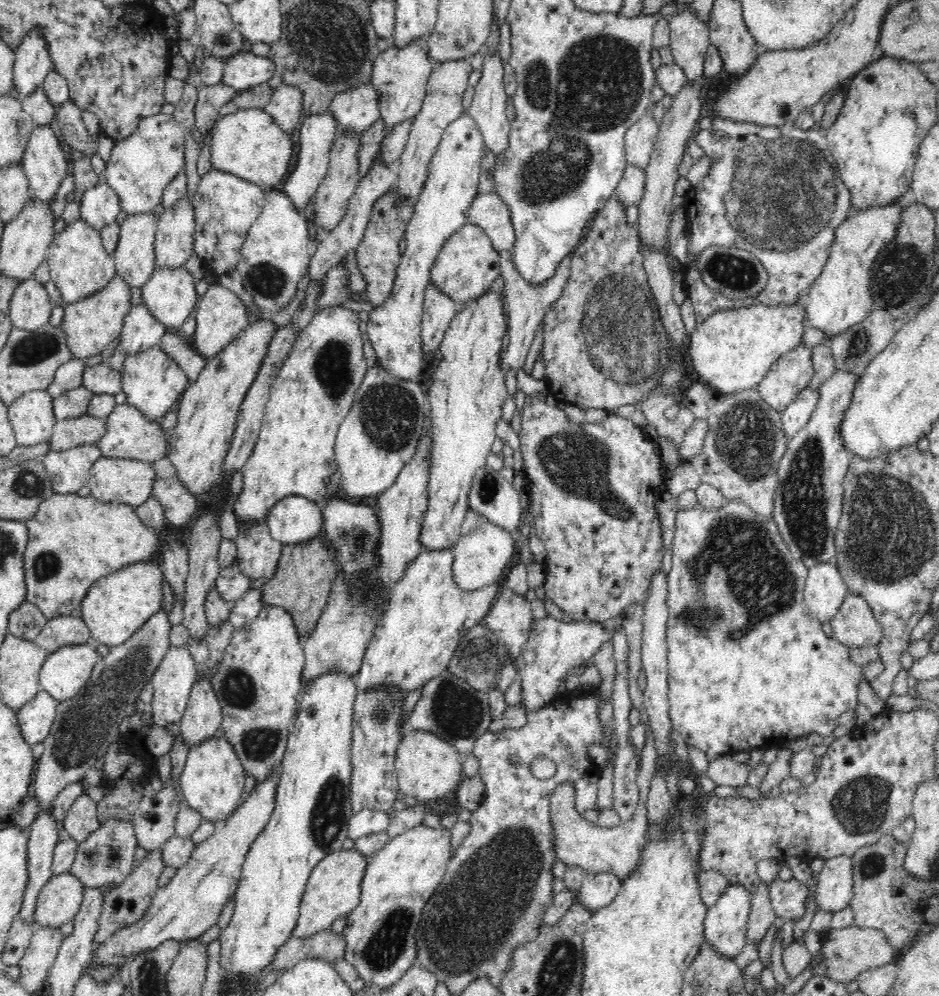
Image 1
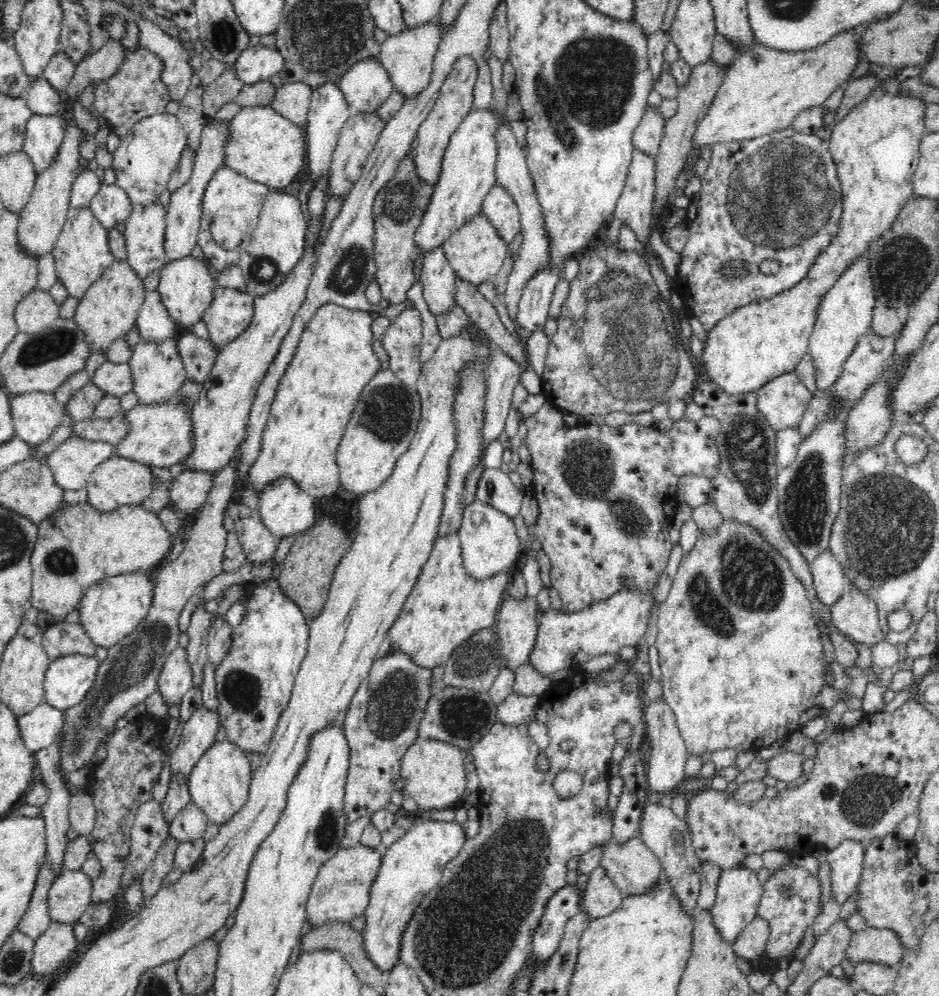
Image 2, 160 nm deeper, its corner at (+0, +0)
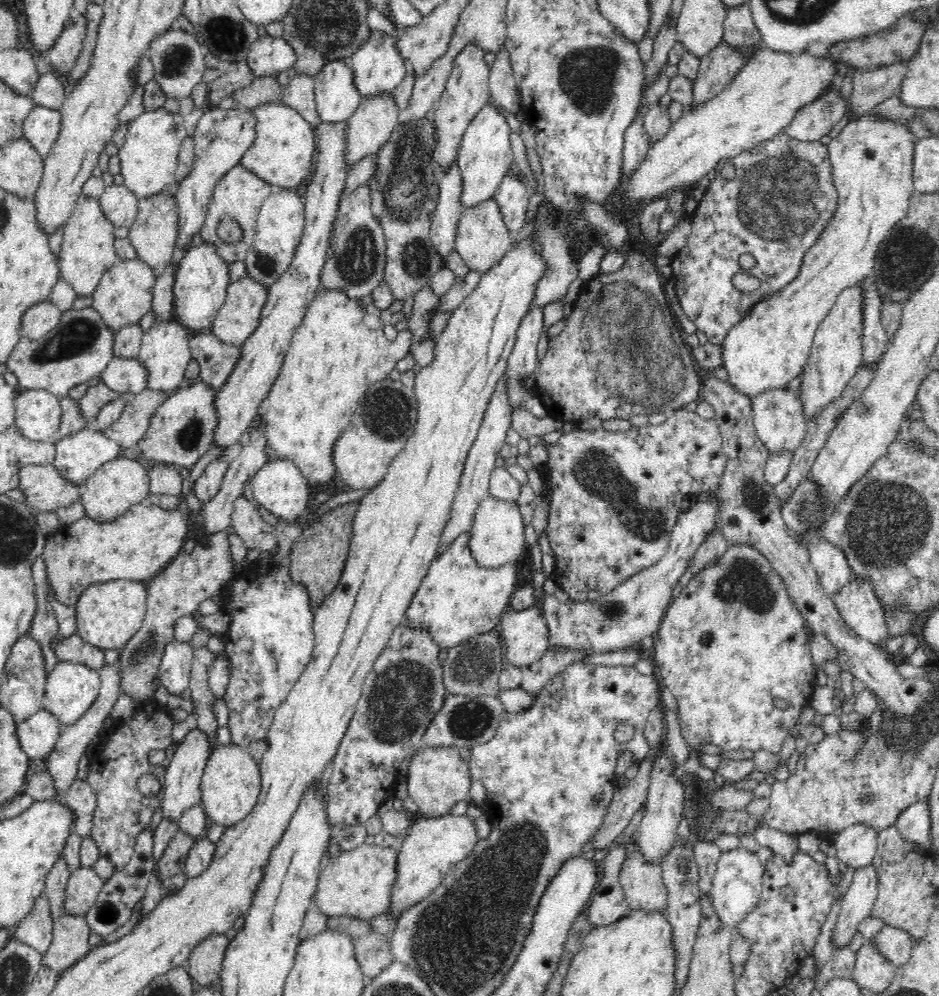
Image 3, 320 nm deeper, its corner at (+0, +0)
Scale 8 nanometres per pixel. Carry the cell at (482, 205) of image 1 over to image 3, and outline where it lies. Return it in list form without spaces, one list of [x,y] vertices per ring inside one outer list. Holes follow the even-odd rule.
[[[508,173],[493,196],[502,211],[504,223],[512,234],[518,233],[526,224],[526,214],[530,204],[530,188],[526,185],[524,180]]]

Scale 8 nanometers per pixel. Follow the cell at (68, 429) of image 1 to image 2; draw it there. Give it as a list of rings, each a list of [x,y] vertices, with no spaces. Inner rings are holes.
[[[122,413],[110,419],[94,416],[84,421],[73,421],[72,436],[74,435],[89,441],[116,445],[122,438],[128,436],[128,421]]]

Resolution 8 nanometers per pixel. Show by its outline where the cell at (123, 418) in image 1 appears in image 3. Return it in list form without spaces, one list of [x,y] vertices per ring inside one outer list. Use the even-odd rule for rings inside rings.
[[[196,381],[192,386],[182,386],[170,394],[151,419],[151,426],[138,440],[135,451],[139,451],[145,462],[160,465],[190,467],[196,464],[214,444],[214,434],[219,426],[219,416],[214,407],[217,389]]]

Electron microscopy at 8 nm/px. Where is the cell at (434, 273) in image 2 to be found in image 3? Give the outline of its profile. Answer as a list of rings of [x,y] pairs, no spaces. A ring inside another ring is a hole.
[[[454,161],[440,178],[439,197],[435,211],[431,214],[432,245],[442,255],[442,268],[446,267],[449,252],[455,248],[456,228],[464,207],[462,207],[462,177],[458,163]]]

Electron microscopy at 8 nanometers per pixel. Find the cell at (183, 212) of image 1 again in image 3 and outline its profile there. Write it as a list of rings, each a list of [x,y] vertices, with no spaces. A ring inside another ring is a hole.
[[[217,106],[205,110],[202,118],[196,125],[193,141],[195,142],[194,160],[192,170],[179,184],[174,199],[178,205],[178,238],[176,246],[189,248],[192,237],[200,232],[205,223],[207,210],[220,178],[240,165],[240,158],[248,152],[256,140],[256,115],[250,108],[224,110]]]

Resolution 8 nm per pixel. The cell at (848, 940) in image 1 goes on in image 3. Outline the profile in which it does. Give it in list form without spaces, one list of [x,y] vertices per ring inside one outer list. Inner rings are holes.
[[[886,924],[883,925],[876,936],[866,941],[876,945],[876,949],[896,968],[910,960],[915,943],[909,932]]]

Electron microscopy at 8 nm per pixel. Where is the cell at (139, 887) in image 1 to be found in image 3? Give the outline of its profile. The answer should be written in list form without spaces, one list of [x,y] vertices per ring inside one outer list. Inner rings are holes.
[[[182,830],[176,832],[164,850],[162,858],[158,860],[158,877],[160,880],[170,878],[170,876],[180,874],[180,872],[184,873],[184,866],[186,866],[190,848],[192,848],[195,840],[190,834],[185,834]]]

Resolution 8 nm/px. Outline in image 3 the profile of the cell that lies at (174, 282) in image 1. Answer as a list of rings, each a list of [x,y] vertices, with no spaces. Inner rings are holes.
[[[212,243],[189,246],[177,265],[173,289],[173,313],[182,325],[192,330],[210,328],[227,298],[227,289],[231,284],[228,266]]]

